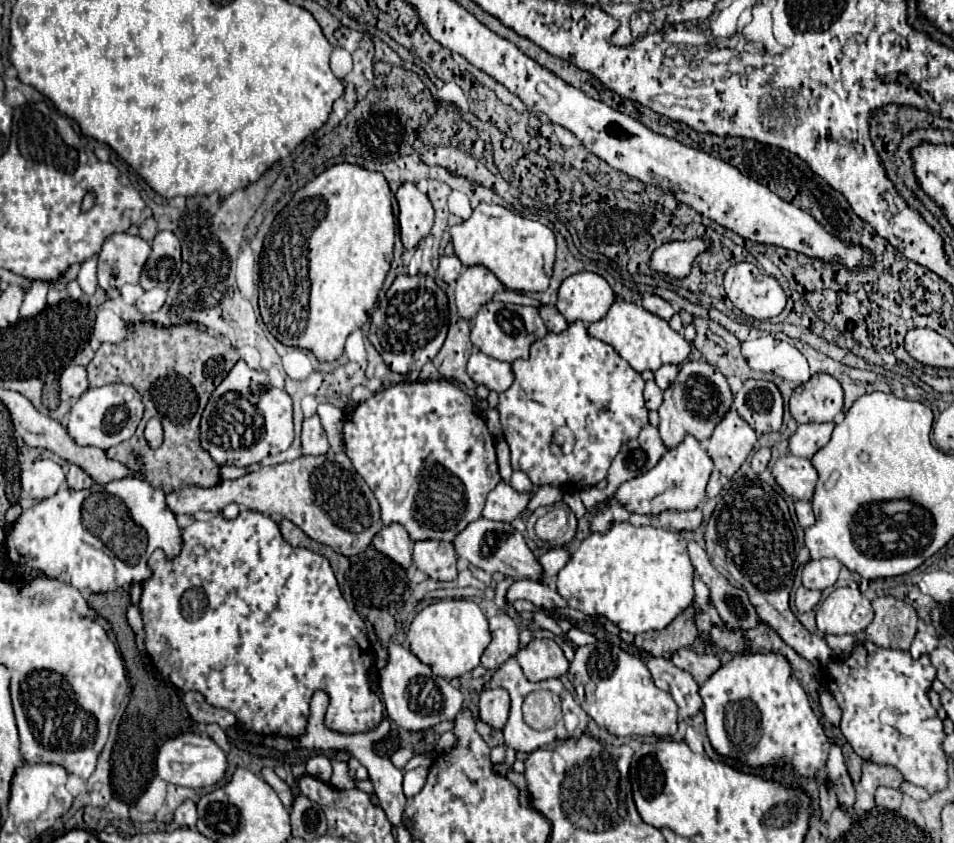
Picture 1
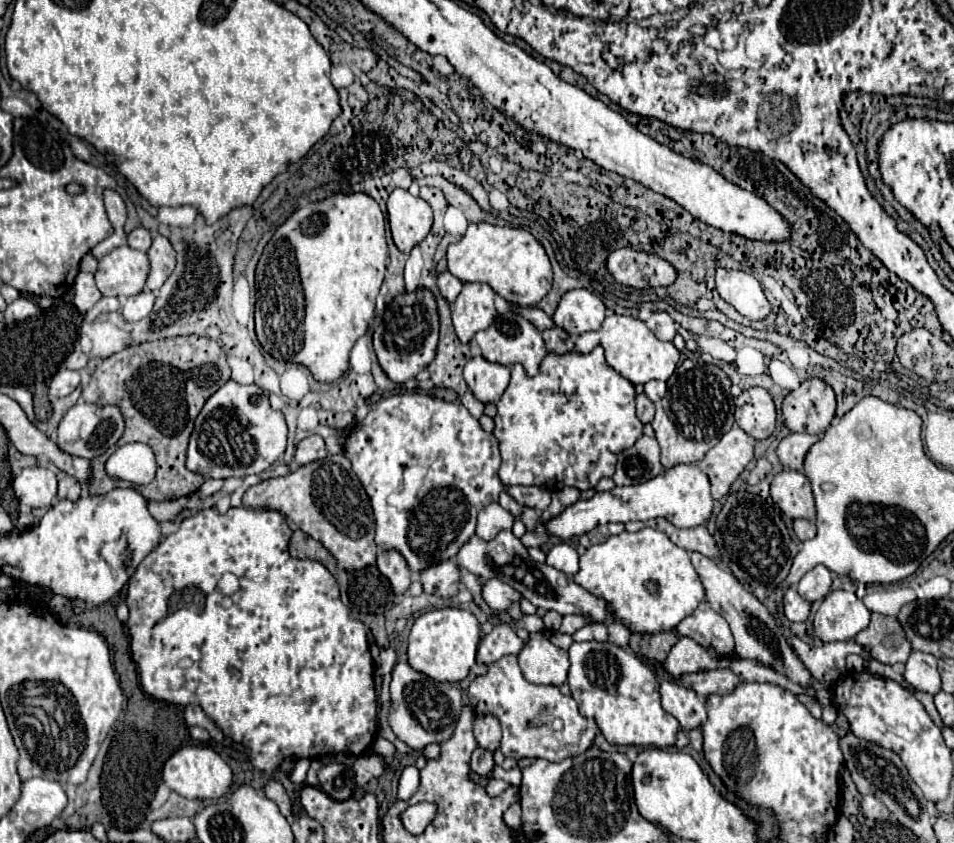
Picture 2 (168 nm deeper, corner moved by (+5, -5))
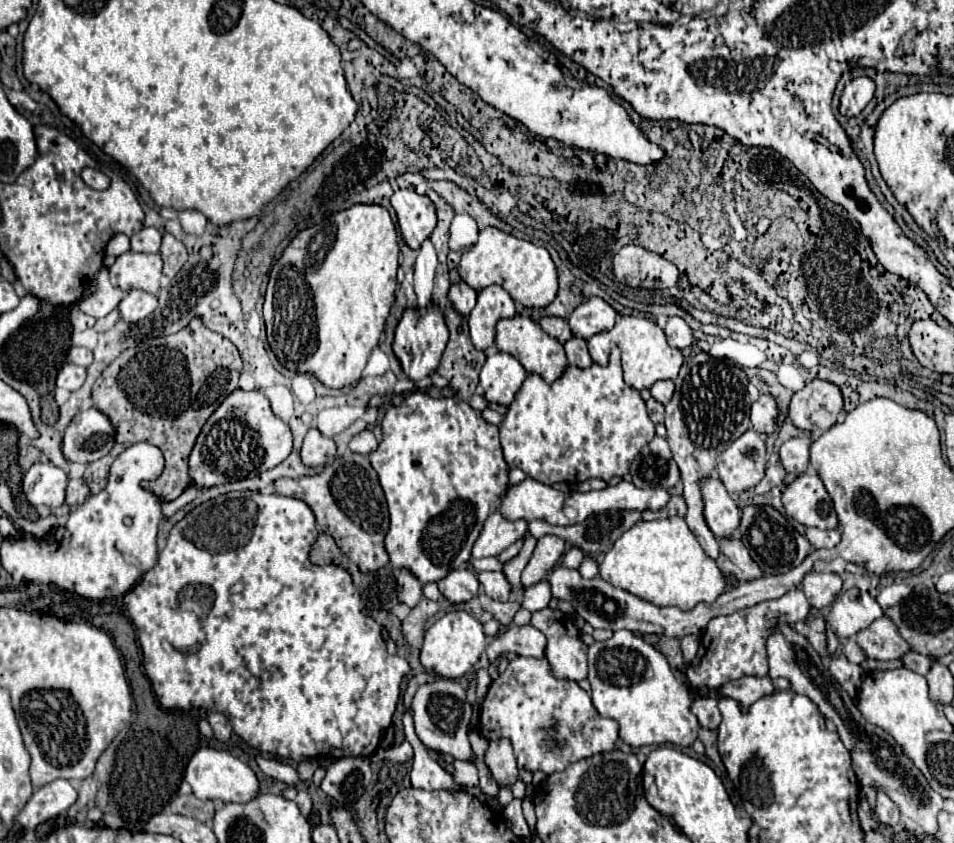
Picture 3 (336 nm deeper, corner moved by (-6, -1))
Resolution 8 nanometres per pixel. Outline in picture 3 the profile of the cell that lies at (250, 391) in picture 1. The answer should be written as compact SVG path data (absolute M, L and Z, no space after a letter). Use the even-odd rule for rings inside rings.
M234 390L208 418L190 454L190 486L212 488L278 466L292 452L292 432L286 422L274 416L264 392Z

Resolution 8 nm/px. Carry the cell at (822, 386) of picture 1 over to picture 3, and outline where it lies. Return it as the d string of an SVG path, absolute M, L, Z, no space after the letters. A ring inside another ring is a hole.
M812 380L802 388L802 392L794 392L788 416L796 428L808 430L818 436L820 432L826 432L836 424L836 416L840 410L840 388L826 380Z

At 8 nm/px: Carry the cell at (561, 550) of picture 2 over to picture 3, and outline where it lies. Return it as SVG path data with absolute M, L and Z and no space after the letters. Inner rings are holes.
M586 556L578 568L578 572L582 574L582 578L594 578L598 574L598 564L592 556Z

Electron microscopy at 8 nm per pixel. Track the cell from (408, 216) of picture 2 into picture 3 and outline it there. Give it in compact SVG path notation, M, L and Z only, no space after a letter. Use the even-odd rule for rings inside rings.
M400 188L392 194L390 204L396 210L404 242L410 248L420 248L436 226L436 208L432 200L416 194L412 188Z

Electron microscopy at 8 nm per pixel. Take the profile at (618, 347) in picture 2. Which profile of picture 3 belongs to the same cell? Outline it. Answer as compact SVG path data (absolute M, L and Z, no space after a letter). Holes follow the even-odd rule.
M622 316L616 326L608 332L600 332L596 336L592 336L588 340L588 350L590 356L596 364L606 366L608 356L610 356L610 348L618 346L622 352L622 368L624 368L624 380L628 386L642 390L642 388L650 388L656 380L674 380L678 376L678 370L684 362L682 352L672 348L666 342L664 330L648 320L648 318L636 318L636 316Z

